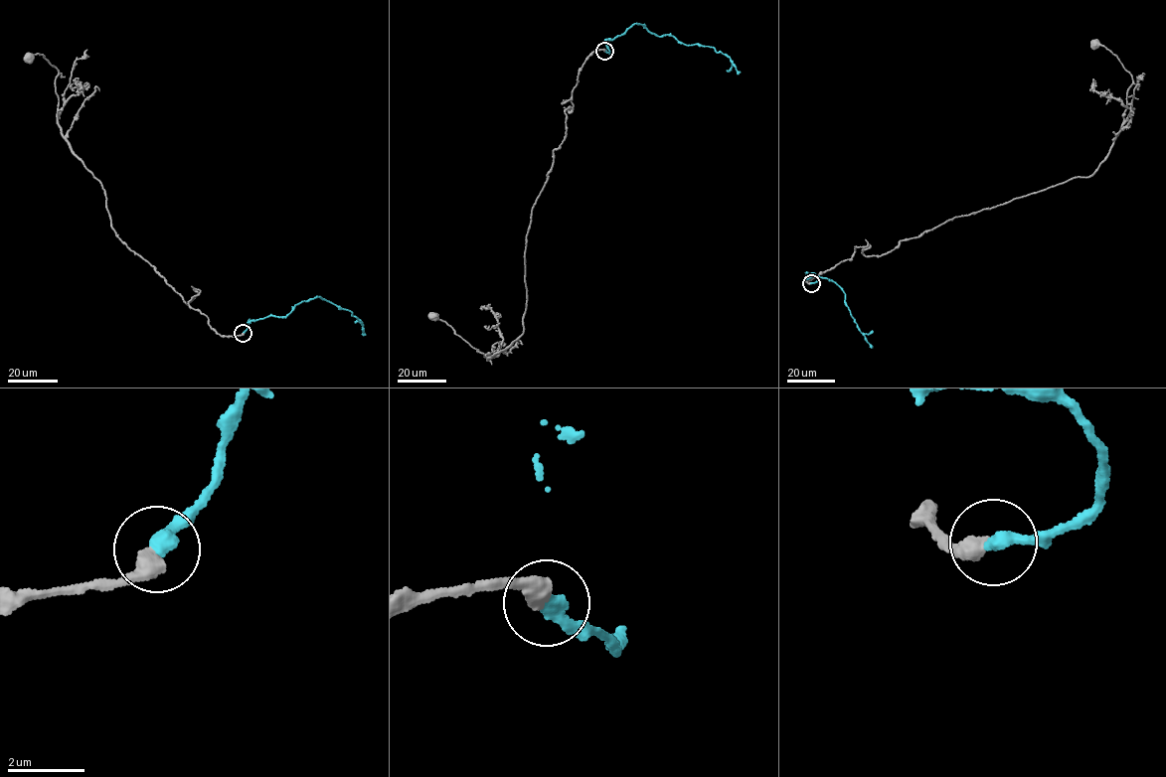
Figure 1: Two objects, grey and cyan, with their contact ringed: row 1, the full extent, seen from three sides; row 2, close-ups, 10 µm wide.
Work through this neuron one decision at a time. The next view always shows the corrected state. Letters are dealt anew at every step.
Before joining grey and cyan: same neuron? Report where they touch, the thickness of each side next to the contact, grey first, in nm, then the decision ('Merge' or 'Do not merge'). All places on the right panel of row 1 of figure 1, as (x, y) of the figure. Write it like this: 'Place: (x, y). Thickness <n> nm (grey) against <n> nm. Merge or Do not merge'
Place: (811, 283). Thickness 440 nm (grey) against 400 nm. Merge

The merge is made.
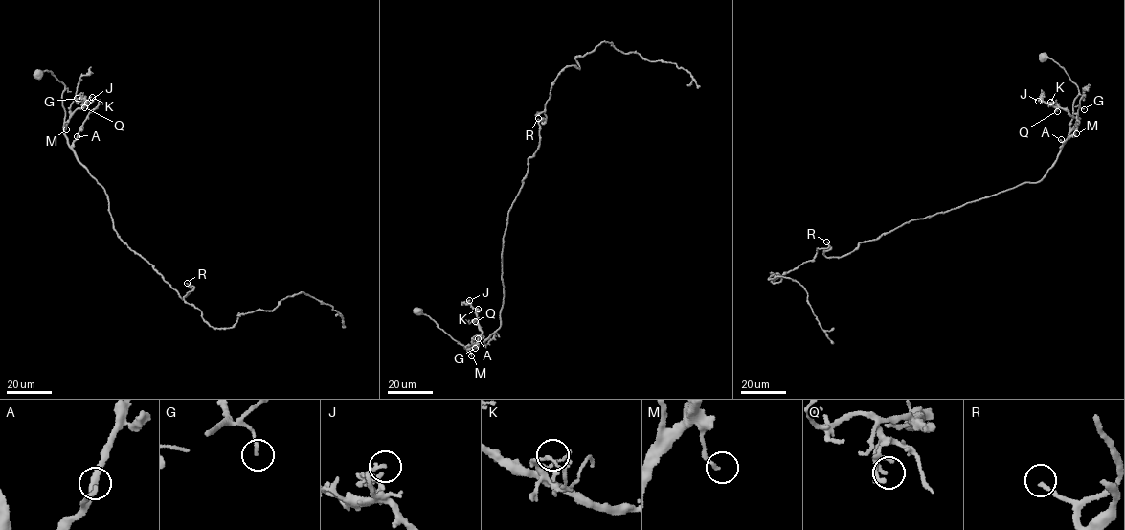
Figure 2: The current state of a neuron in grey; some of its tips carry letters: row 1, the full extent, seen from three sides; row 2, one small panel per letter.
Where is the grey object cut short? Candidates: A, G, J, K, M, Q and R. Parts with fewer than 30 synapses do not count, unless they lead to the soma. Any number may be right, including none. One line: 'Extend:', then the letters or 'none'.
Extend: R

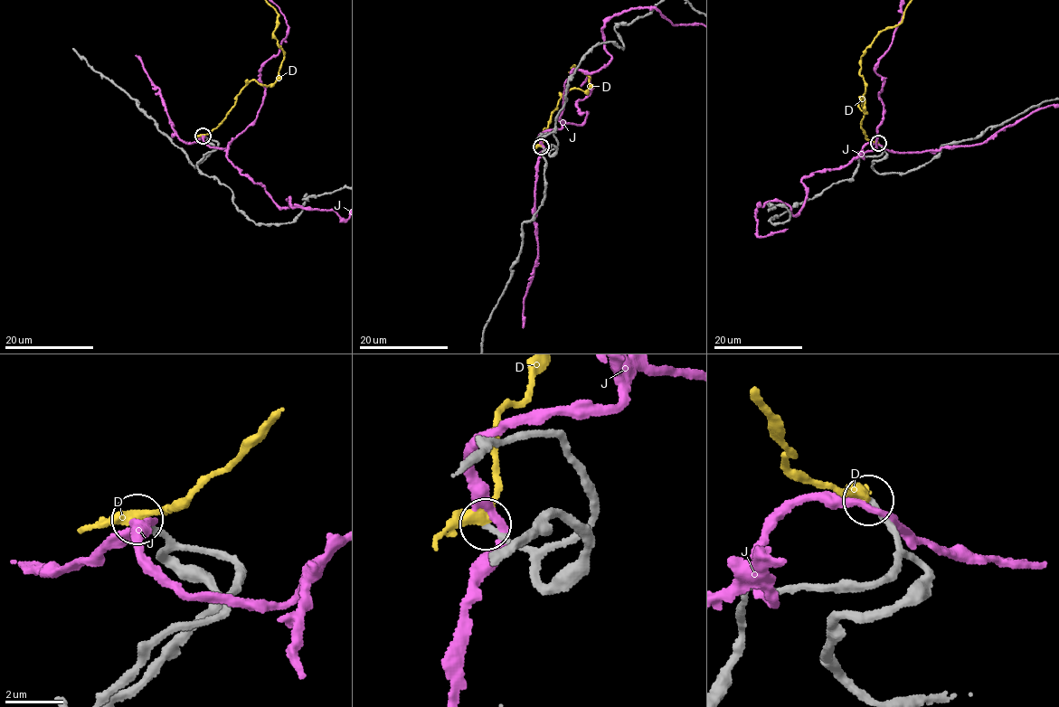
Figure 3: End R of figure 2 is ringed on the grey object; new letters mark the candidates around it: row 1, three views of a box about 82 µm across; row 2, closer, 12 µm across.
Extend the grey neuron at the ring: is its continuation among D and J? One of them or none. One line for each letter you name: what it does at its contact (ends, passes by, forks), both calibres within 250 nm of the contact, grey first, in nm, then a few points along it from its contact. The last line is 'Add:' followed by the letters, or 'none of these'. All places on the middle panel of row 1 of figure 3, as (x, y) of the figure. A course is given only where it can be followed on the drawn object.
D: it passes by; calibres 200 and 320 nm
Add: D

